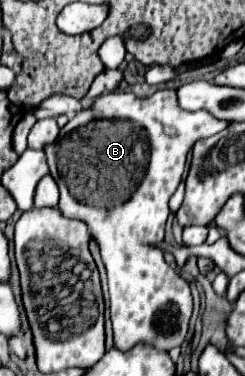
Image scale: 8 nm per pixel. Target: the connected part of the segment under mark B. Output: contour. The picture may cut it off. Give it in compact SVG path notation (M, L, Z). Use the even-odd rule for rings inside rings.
M159 90L149 98L137 98L131 92L111 92L95 100L91 110L73 116L63 128L57 144L45 148L51 176L55 178L61 200L59 210L67 218L83 220L101 248L101 258L107 268L111 320L115 348L131 350L135 344L149 344L157 350L169 352L181 346L189 334L189 320L193 312L193 298L189 282L165 262L163 250L157 246L165 240L165 222L169 218L167 202L177 190L185 172L187 152L201 138L225 130L229 122L215 120L209 112L185 112L177 106L175 90ZM145 134L149 138L149 162L145 172Z

